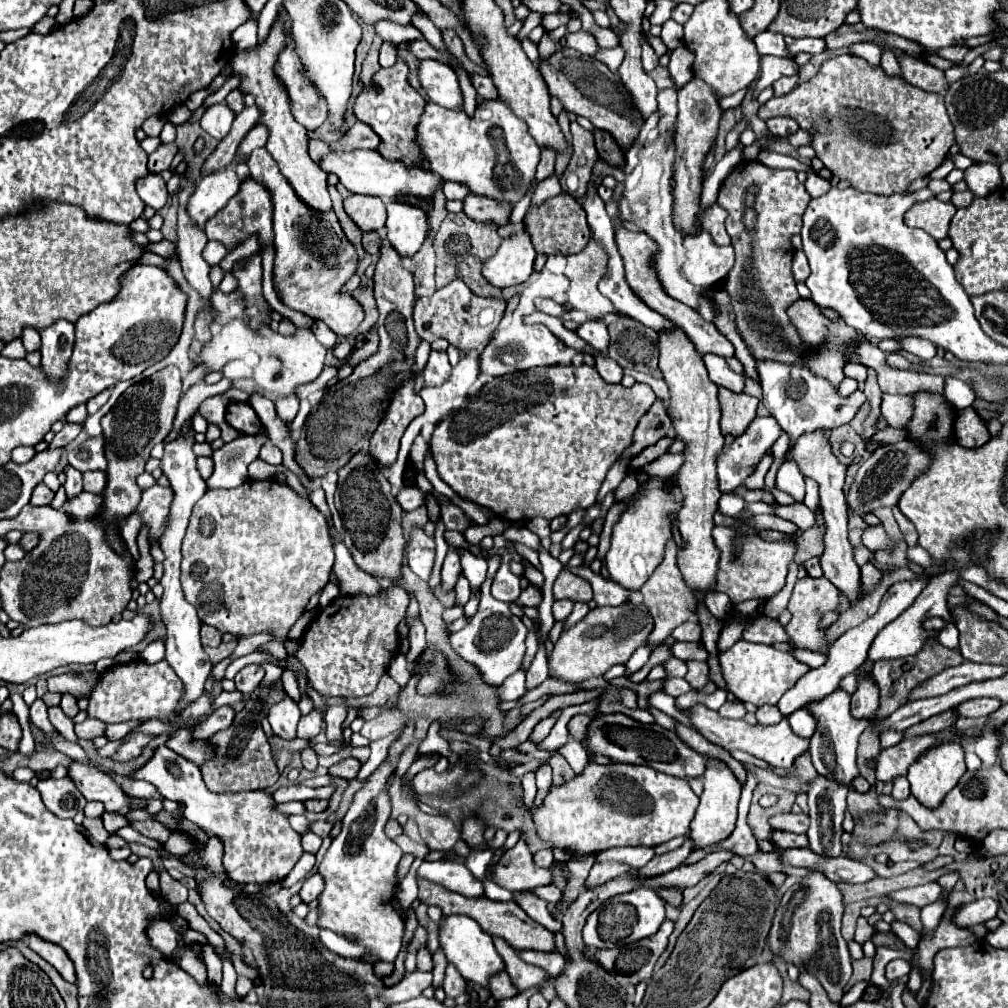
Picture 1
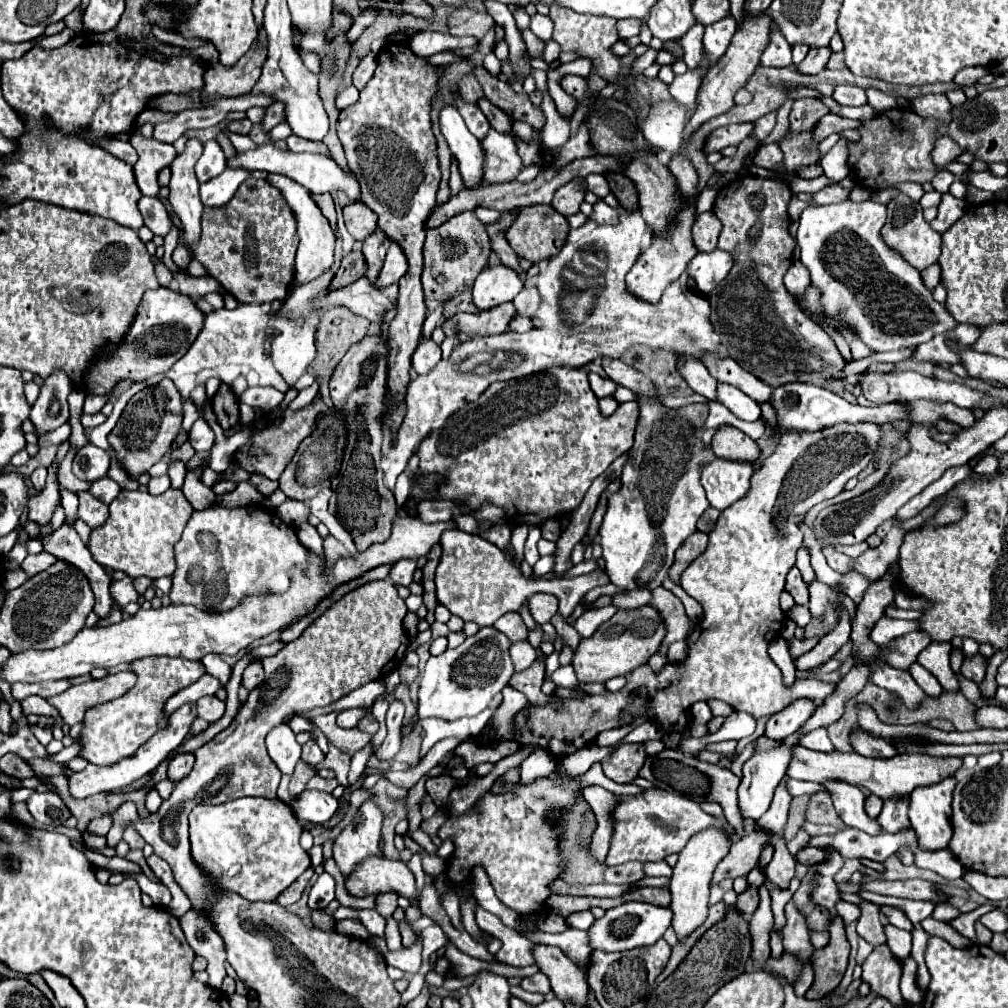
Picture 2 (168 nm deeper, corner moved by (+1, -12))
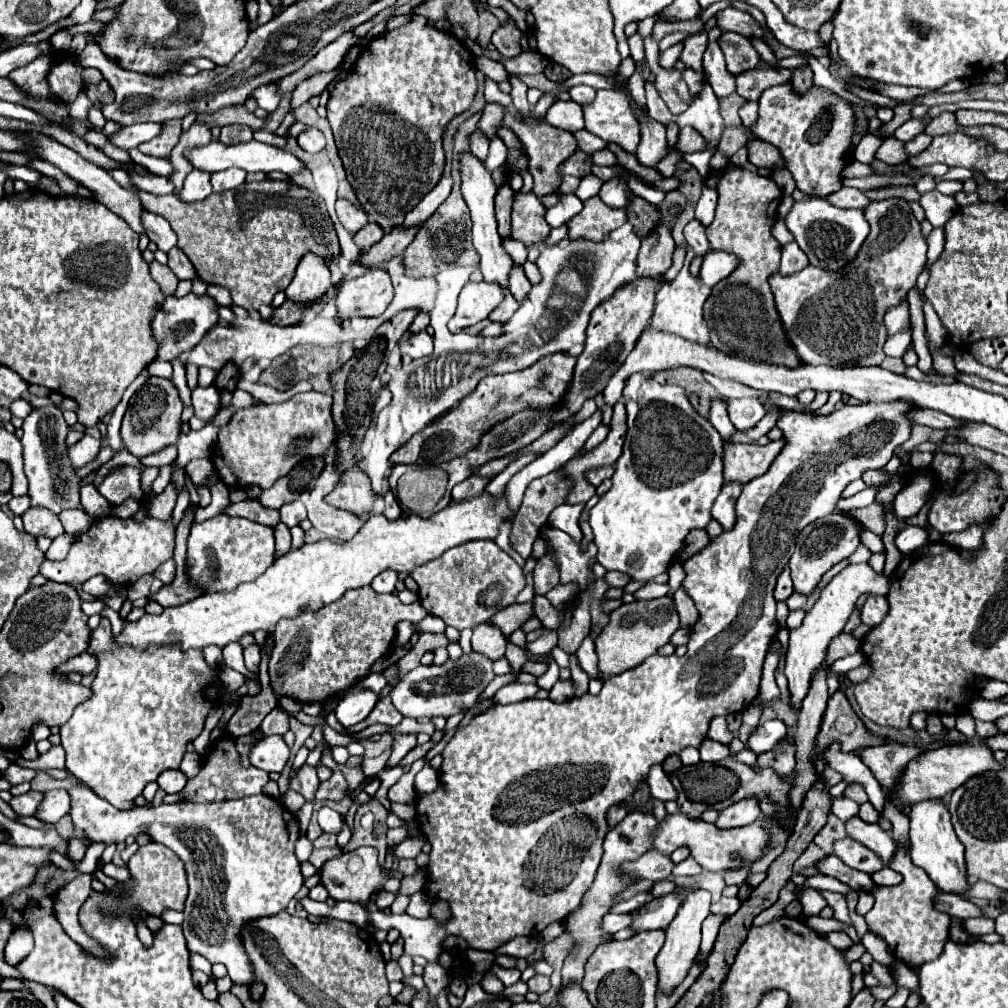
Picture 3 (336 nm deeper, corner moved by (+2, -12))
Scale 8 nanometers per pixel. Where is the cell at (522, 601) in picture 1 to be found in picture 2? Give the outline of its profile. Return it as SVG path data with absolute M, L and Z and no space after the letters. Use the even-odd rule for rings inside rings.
M517 611L505 613L501 619L497 619L497 623L493 623L493 627L497 627L499 631L505 631L505 635L509 635L509 639L513 639L513 643L527 639L527 631L529 631Z

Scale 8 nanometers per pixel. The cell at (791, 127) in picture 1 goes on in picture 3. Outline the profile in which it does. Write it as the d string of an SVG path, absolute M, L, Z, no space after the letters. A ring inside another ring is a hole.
M804 65L804 67L798 67L792 71L792 85L794 85L794 91L798 91L798 93L804 93L806 89L810 89L814 85L810 65Z

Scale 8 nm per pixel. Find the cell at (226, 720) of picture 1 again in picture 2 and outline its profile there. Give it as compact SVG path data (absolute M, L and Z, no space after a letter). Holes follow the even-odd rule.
M179 753L179 755L175 755L171 759L171 763L169 763L169 779L173 783L181 781L191 771L193 761L195 761L195 755L193 753Z

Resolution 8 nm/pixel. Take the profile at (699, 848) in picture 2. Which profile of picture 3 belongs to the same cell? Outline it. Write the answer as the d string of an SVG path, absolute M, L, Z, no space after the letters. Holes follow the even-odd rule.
M688 889L686 901L682 903L680 911L672 919L666 929L666 941L656 955L656 969L658 969L658 991L664 995L672 995L672 991L684 981L688 975L694 957L700 947L700 925L710 913L710 893L704 889Z

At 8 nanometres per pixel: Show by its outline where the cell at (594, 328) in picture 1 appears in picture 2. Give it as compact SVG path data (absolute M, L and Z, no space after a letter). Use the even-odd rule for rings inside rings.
M605 357L601 367L609 375L609 379L635 391L635 395L639 399L639 407L641 407L641 419L639 419L639 425L635 431L635 445L629 451L631 459L623 467L623 475L621 475L623 487L619 493L609 497L607 513L605 513L601 529L599 529L603 559L605 559L605 573L607 573L609 581L613 585L617 585L619 589L627 589L627 591L649 589L649 591L653 591L655 587L659 587L663 583L669 567L673 565L675 551L683 545L683 541L689 535L693 535L697 531L695 523L703 515L703 511L709 507L709 501L705 497L705 489L699 483L699 465L705 463L705 459L713 459L715 455L707 453L705 445L701 443L699 433L683 415L679 415L667 407L651 407L649 405L649 401L653 401L653 397L657 393L655 393L651 381L643 379L643 375L639 371L635 371L633 367L625 365L623 361L611 359L611 357Z

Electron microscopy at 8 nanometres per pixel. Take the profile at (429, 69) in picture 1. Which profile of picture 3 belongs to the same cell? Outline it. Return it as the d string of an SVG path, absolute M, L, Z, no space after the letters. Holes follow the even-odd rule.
M464 153L462 155L462 163L460 163L460 177L462 177L462 195L470 207L470 215L472 215L472 237L474 237L474 249L480 255L480 269L484 275L486 283L496 283L502 289L508 287L508 275L512 271L512 257L506 253L502 239L496 231L496 219L494 219L494 197L496 197L496 185L492 183L490 171L476 161L476 157L472 153Z

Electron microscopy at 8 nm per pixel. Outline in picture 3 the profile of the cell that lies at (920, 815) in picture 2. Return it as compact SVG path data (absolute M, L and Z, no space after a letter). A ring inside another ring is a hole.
M924 801L912 805L910 815L910 839L912 839L912 863L928 873L928 877L936 883L942 893L964 895L968 891L968 875L966 875L966 861L964 861L964 845L958 841L956 833L952 831L950 815L944 801Z

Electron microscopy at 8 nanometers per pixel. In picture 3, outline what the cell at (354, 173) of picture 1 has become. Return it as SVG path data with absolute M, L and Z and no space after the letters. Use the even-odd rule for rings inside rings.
M210 141L208 145L204 147L192 147L192 149L186 149L184 151L184 157L194 165L194 169L200 169L200 171L208 171L208 173L214 173L214 171L224 171L224 169L230 169L230 167L238 167L238 169L244 169L248 173L252 171L264 171L264 173L270 173L270 171L282 171L286 175L290 173L298 173L300 169L304 169L304 163L300 159L296 159L292 153L286 153L278 147L272 147L272 145L264 145L264 143L258 143L258 141L248 141L248 143L240 143L236 147L230 147L230 145L222 145L218 141Z

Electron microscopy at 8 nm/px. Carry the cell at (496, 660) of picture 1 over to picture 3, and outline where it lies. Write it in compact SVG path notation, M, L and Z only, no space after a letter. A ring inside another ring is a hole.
M462 655L458 661L446 661L442 667L418 665L416 669L400 675L392 687L390 699L396 711L412 719L432 719L432 717L450 717L460 713L464 707L472 707L482 689L496 677L492 671L492 661L484 655Z

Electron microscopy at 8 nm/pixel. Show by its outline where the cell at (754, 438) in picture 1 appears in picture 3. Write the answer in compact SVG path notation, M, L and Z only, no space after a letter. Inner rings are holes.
M726 483L724 491L720 491L712 507L712 515L722 525L722 531L730 531L732 525L736 523L736 501L740 497L740 491L742 491L740 483Z

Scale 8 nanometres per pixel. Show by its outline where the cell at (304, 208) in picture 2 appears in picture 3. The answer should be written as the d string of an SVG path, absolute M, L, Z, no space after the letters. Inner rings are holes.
M304 255L296 269L296 277L284 293L286 299L302 307L312 307L320 301L328 301L332 297L332 285L330 269L324 265L324 259L318 255Z

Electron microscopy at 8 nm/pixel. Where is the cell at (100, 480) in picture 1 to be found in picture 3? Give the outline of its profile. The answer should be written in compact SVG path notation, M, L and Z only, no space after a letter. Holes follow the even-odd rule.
M124 465L118 471L112 471L100 485L100 495L110 501L110 505L122 505L126 499L136 499L142 503L142 483L140 467Z

